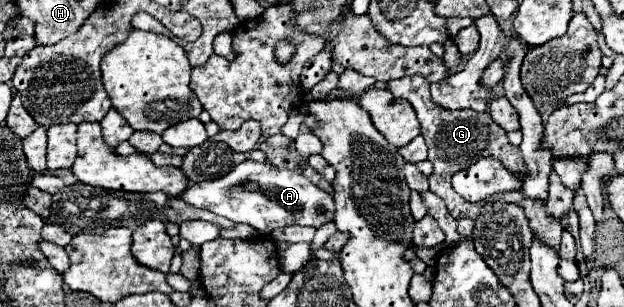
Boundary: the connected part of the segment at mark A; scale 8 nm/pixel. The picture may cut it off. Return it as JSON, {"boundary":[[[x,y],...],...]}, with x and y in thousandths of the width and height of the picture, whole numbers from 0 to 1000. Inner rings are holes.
{"boundary":[[[401,518],[378,537],[378,550],[372,550],[362,577],[298,609],[288,648],[311,674],[337,681],[340,694],[356,700],[375,726],[397,726],[426,765],[433,765],[433,752],[442,739],[500,733],[510,746],[519,726],[535,720],[535,648],[500,603],[487,570]]]}

